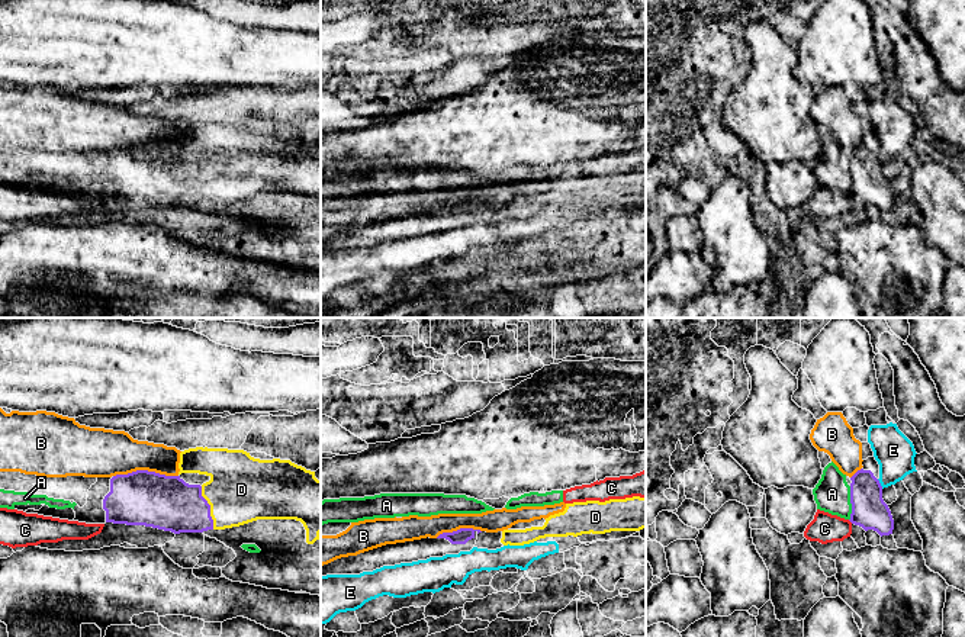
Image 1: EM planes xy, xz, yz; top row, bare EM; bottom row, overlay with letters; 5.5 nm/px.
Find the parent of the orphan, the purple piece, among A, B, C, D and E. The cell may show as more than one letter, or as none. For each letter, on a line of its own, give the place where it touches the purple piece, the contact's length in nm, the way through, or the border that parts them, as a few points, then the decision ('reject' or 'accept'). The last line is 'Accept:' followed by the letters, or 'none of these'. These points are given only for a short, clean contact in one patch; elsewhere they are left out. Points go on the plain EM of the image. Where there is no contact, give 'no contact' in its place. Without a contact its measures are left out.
A: contact yz (851, 177); length 190 nm; reject
B: contact xy (145, 145); length 360 nm; border xy (177, 150), (132, 145), (113, 151); reject
C: contact yz (851, 196); length 40 nm; border yz (848, 195), (852, 198); reject
D: contact xy (209, 183); length 260 nm; way xy (167, 177), (182, 183), (209, 183), (230, 174), (241, 164); accept
E: contact yz (880, 158); length 70 nm; border yz (877, 154), (883, 163); reject
Accept: D

